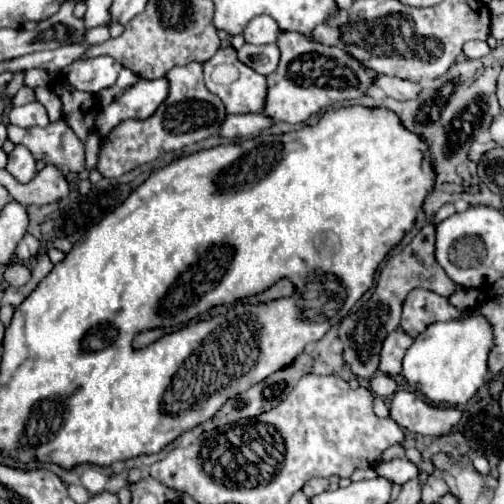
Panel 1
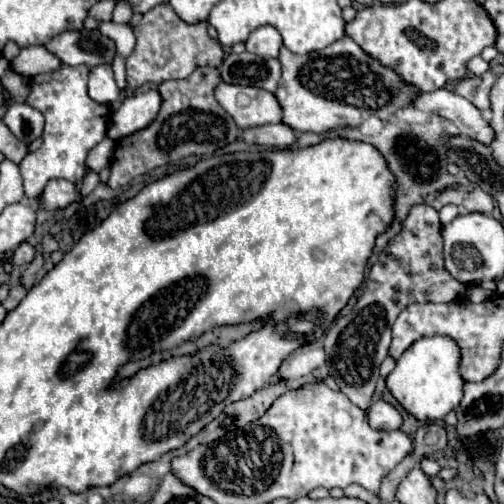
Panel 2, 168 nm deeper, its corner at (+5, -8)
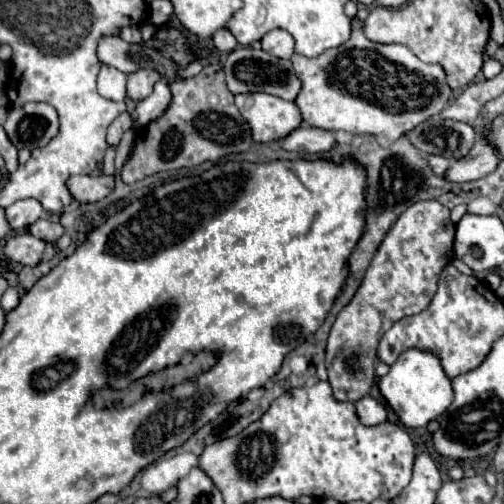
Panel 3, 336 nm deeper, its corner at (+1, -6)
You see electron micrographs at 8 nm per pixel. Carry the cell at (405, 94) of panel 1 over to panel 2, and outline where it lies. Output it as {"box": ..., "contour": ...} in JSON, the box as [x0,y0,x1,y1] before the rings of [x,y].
{"box":[411,88,493,146],"contour":[[[449,88],[417,92],[411,106],[423,112],[435,112],[451,120],[459,128],[461,136],[473,138],[485,146],[493,142],[493,128],[489,128],[489,122],[481,116],[481,112],[469,100]]]}

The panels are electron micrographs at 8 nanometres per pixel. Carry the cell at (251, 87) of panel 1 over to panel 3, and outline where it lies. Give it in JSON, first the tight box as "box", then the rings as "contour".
{"box":[235,94,303,144],"contour":[[[237,94],[235,104],[251,128],[253,140],[261,144],[283,140],[303,122],[295,102],[271,94]]]}

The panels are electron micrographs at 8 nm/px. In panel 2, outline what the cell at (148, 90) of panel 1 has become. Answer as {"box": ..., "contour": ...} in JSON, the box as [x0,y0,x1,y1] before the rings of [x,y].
{"box":[107,90,161,140],"contour":[[[147,90],[145,94],[133,94],[123,100],[123,104],[111,114],[111,124],[107,128],[109,140],[125,138],[139,132],[151,124],[161,108],[161,96],[157,90]]]}

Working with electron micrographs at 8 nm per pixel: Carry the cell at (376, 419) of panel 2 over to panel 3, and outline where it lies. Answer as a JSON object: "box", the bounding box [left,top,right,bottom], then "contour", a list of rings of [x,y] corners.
{"box":[355,396,387,426],"contour":[[[365,396],[365,398],[357,400],[355,402],[355,410],[357,410],[357,416],[359,416],[361,424],[365,424],[365,426],[375,426],[375,424],[381,424],[381,422],[387,420],[385,406],[381,406],[371,396]]]}

